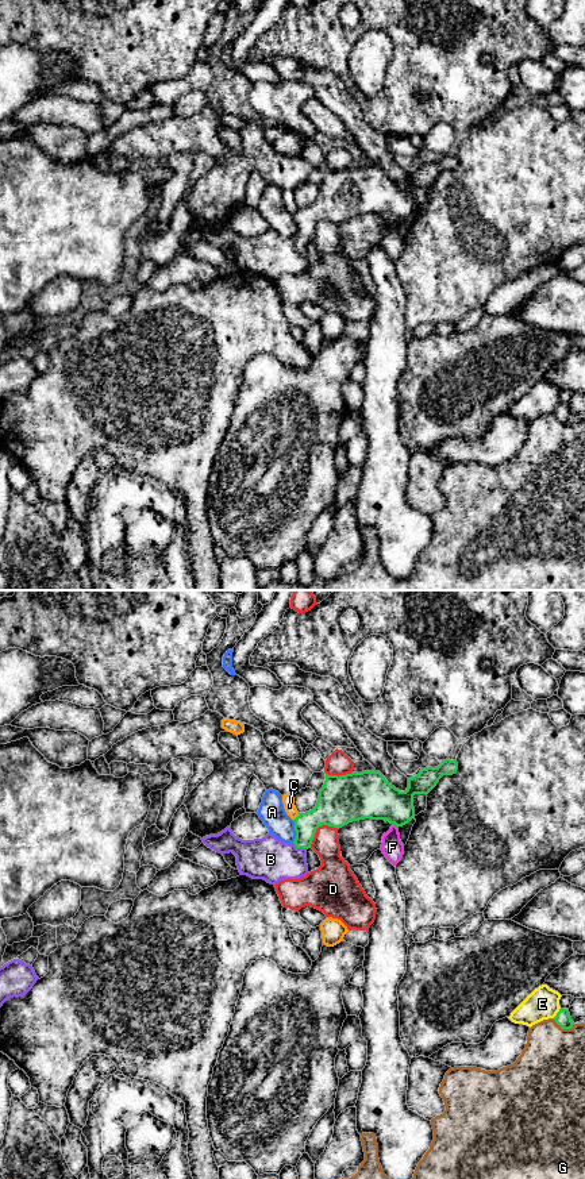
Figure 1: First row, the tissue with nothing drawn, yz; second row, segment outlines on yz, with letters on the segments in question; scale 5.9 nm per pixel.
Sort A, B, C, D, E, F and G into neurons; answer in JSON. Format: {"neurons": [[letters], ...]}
{"neurons": [["A"], ["B"], ["C"], ["D"], ["E"], ["F"], ["G"]]}

